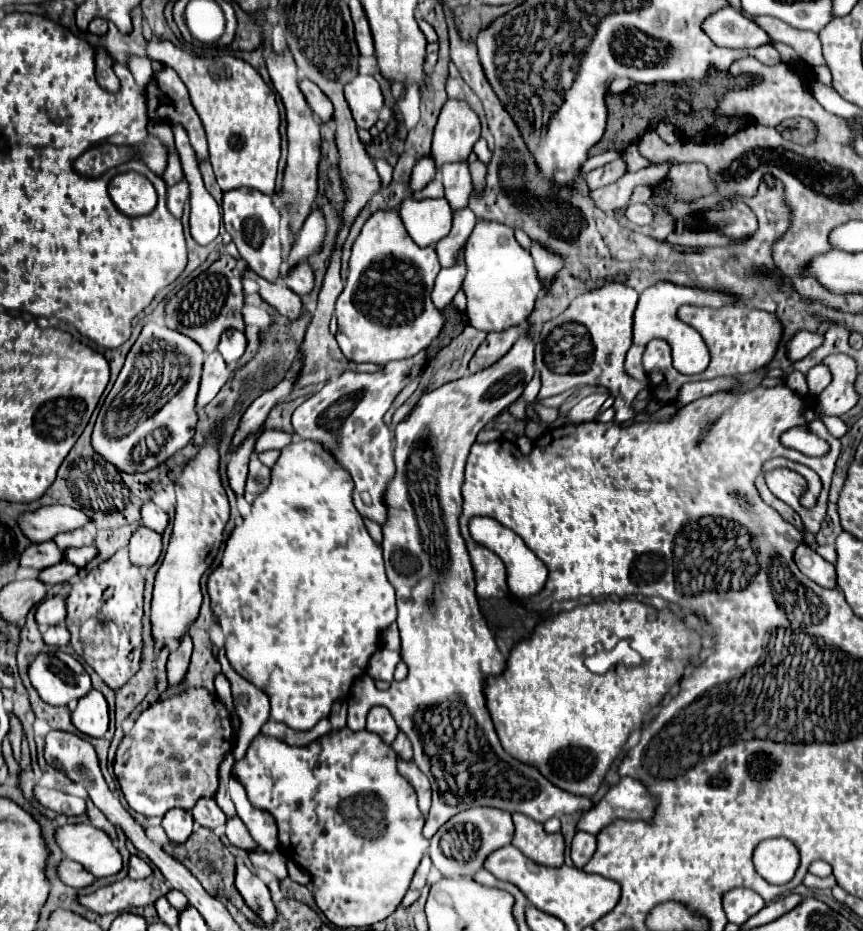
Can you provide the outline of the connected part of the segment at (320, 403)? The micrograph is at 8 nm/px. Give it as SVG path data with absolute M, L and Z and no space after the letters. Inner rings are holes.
M420 350L418 356L412 356L404 362L388 362L382 370L378 372L368 372L368 374L360 374L360 372L344 372L342 376L338 376L336 380L328 382L320 392L316 392L314 396L310 396L306 402L302 402L294 416L292 416L292 426L294 432L300 438L306 440L314 440L314 442L324 442L324 446L328 446L328 450L332 450L332 454L336 454L336 458L340 458L340 464L346 466L346 470L350 470L352 480L354 480L354 504L356 510L378 524L384 524L388 520L388 508L384 502L384 492L390 484L390 480L394 478L394 458L392 458L392 436L388 426L384 424L384 414L388 412L390 404L394 402L394 398L402 392L402 388L406 384L410 384L412 380L420 378L424 368L428 362L428 352Z

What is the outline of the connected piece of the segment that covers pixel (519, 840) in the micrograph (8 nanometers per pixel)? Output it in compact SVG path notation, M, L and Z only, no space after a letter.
M514 812L514 826L516 834L512 838L514 846L522 850L530 860L542 866L562 866L564 864L564 836L560 832L548 834L544 832L540 822L534 822L532 818Z

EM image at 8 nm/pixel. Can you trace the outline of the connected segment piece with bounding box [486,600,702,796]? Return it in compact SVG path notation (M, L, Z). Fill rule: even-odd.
M636 600L592 602L570 612L558 612L550 616L536 626L528 640L514 646L508 658L506 674L500 678L488 678L486 682L488 710L504 750L524 764L538 766L540 772L556 786L572 794L594 796L604 782L608 768L620 756L630 732L642 726L644 714L656 708L670 688L682 680L686 666L698 658L700 652L702 636L694 632L684 620L680 620L680 616L670 608L656 610L654 606ZM624 634L632 634L632 638L636 638L636 650L648 658L648 666L640 666L640 670L612 670L608 674L592 674L584 666L584 660L594 654L596 642L610 646L610 636Z

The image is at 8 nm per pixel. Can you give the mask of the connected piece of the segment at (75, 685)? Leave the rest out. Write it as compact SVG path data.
M62 650L40 654L30 664L28 674L40 698L52 706L68 706L92 690L84 666Z

